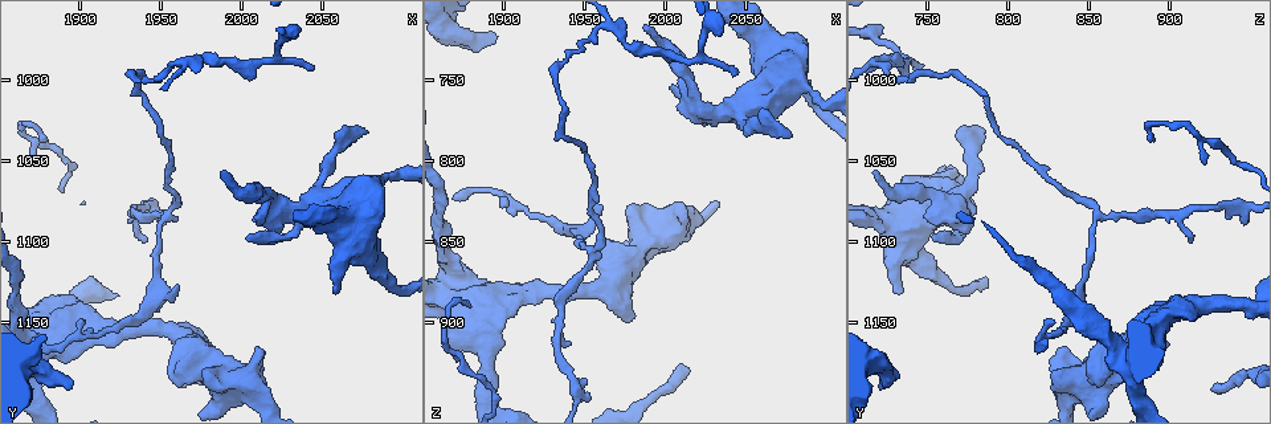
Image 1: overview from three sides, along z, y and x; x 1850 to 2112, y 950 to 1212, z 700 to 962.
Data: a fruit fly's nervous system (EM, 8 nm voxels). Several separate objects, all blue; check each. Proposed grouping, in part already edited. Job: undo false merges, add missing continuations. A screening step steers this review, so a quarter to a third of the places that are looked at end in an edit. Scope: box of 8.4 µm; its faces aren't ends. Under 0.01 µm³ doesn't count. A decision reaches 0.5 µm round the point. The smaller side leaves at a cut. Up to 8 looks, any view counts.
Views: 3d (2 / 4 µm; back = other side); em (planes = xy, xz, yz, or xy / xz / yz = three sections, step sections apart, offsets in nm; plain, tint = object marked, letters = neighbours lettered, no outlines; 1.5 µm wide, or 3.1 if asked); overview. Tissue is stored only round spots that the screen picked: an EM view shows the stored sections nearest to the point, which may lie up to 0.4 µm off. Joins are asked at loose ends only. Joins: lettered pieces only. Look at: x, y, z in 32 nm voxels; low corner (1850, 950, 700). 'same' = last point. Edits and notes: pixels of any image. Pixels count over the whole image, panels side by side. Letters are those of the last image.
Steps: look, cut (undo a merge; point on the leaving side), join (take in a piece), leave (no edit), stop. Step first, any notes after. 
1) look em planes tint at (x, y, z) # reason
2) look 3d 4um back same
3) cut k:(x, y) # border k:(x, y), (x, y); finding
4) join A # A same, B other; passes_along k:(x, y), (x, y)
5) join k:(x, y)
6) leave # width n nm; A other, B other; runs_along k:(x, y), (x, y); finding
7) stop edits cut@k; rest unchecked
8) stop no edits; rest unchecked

look em yz step 8 tint at (1878, 1036, 890) # tapers out

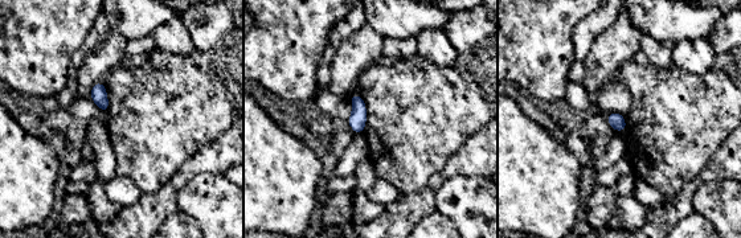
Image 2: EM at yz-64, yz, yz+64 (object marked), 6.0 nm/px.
look em planes letters same

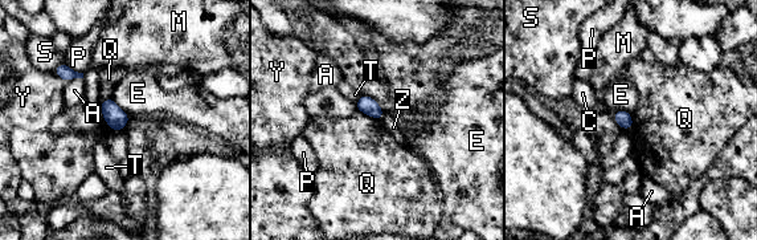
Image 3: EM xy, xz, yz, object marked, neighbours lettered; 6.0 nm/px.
leave # A other, C other, E other, M other, P other, Q other, S other, T other, Y other, Z other; no lettered piece goes on from it

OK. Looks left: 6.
look em xz step 8 letters at (1908, 1164, 880) # free end

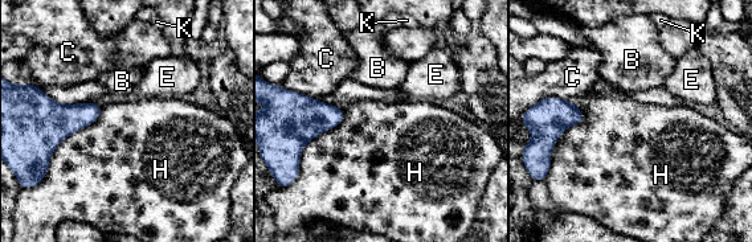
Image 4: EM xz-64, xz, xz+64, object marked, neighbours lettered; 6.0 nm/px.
look em planes letters same

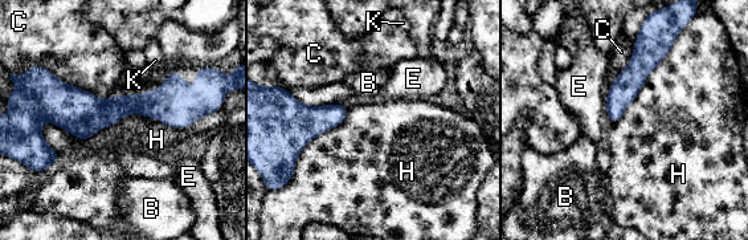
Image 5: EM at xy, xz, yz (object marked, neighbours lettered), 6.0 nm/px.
leave # B other, C other, E other, H other, K other; runs_along 5:(203, 106), (122, 105), (50, 118); none of them fits

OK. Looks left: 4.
look 3d 4um at (2012, 1192, 924) # branch stops here

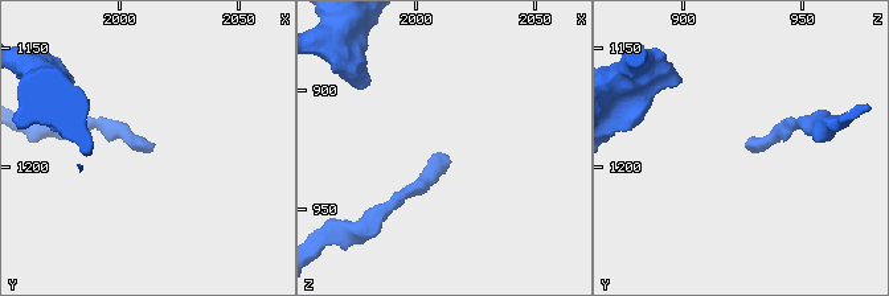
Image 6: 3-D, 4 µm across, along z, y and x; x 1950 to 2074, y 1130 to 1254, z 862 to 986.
look em yz step 8 letters at (2011, 1191, 926)

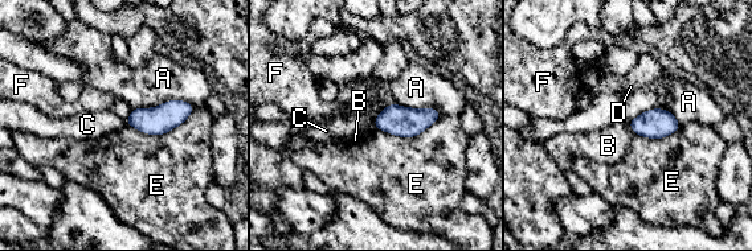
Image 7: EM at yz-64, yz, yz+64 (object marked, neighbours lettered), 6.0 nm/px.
look em planes letters same # another direction

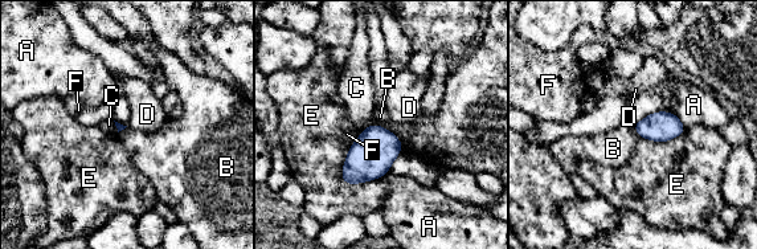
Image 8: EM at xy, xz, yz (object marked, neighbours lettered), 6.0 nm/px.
leave # A other, B other, C other, D other, E other, F other; border 8:(373, 123), (381, 125), (389, 131); no lettered piece goes on from it

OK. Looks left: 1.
stop no edits; rest unchecked

